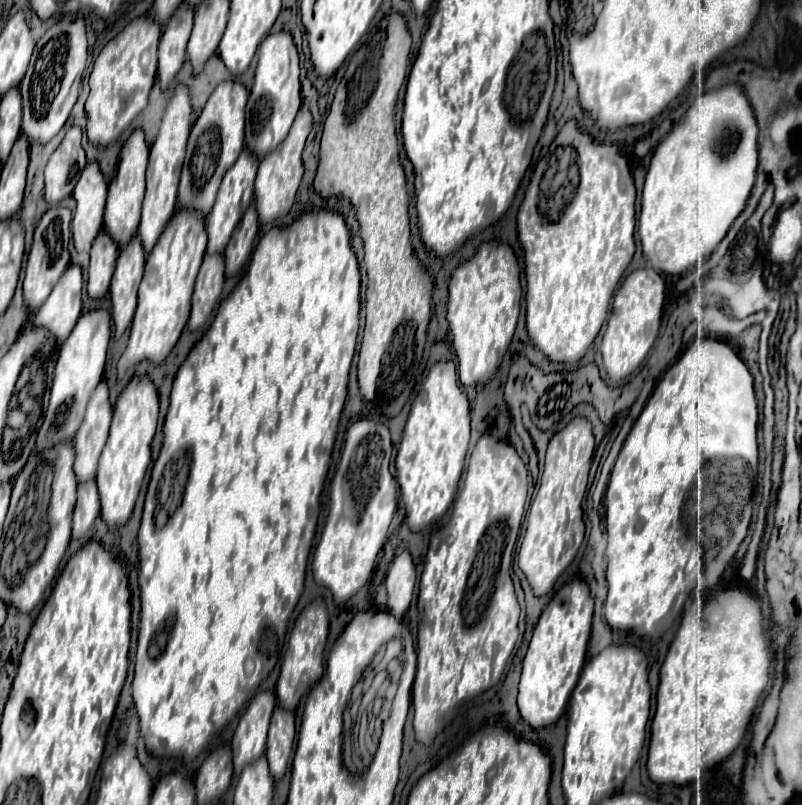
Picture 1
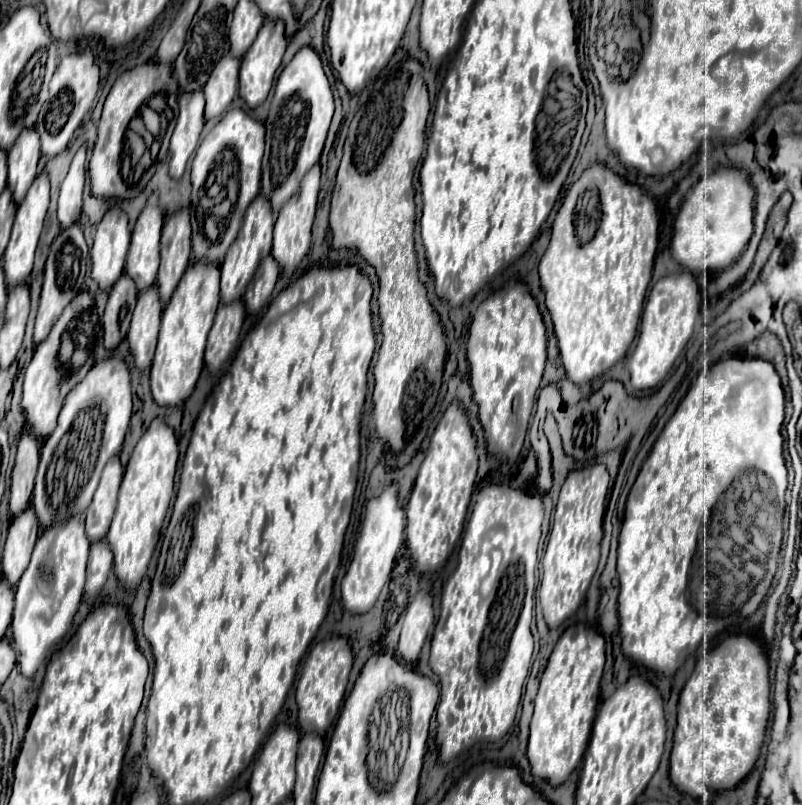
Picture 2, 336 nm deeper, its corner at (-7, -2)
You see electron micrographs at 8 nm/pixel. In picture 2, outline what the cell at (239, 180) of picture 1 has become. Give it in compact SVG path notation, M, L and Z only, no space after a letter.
M257 195L253 199L253 203L249 205L249 209L245 211L237 239L231 243L227 255L221 263L221 303L231 303L231 299L241 299L259 261L263 259L263 255L269 255L269 251L271 251L273 223L275 223L275 211L271 209L271 203L267 201L267 197Z

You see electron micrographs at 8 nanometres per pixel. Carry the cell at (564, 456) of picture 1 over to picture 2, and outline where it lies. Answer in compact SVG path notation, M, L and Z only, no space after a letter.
M593 465L591 469L575 469L567 475L559 501L555 507L555 517L549 533L549 541L541 559L543 577L539 583L539 603L545 621L551 629L559 627L569 615L573 615L583 603L585 591L599 563L599 543L603 537L603 513L607 503L609 473L605 465Z

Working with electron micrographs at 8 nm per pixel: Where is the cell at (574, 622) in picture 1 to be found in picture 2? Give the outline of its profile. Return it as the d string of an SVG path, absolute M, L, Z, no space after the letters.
M571 625L563 631L547 661L545 673L535 697L527 757L535 777L561 785L579 765L599 703L599 681L605 665L605 639L585 625Z

